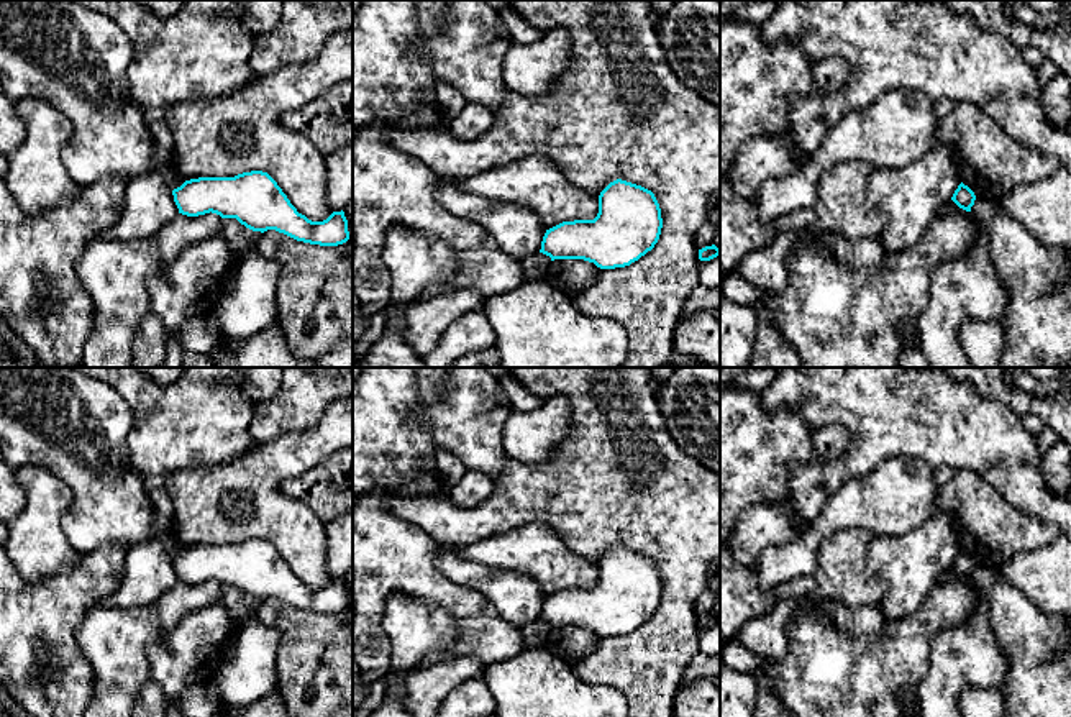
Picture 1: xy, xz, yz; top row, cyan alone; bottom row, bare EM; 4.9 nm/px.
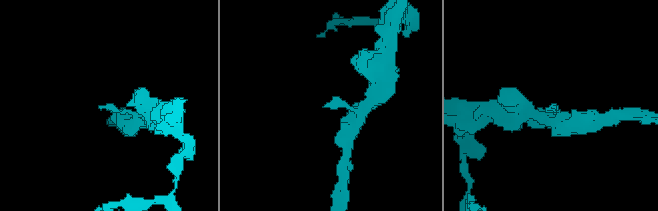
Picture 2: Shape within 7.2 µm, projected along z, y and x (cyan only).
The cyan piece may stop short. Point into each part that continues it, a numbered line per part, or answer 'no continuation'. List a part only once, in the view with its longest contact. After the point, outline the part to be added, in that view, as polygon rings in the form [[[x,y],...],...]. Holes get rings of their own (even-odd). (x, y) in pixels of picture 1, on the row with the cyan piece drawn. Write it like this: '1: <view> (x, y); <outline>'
no continuation

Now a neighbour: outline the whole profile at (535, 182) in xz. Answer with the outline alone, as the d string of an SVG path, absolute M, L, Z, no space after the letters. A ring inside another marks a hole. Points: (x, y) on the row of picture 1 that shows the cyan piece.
M545 154L461 179L461 190L484 200L533 210L546 230L574 220L594 220L599 197L571 184Z

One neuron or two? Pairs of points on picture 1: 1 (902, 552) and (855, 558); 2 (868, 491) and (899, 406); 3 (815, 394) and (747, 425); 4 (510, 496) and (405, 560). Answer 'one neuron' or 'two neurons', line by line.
1: two neurons
2: two neurons
3: two neurons
4: two neurons

